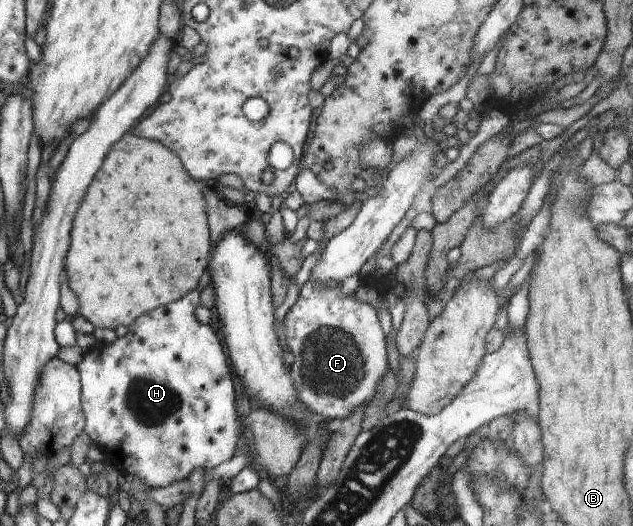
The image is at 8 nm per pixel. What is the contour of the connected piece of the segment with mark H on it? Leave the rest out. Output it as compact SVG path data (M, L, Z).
M196 288L196 291L190 291L188 295L184 295L178 301L142 314L136 322L127 327L128 332L124 337L117 338L111 344L94 343L90 349L84 352L81 363L77 365L81 374L82 407L86 407L86 435L106 454L107 461L111 461L126 473L132 473L134 477L138 477L142 483L146 483L151 488L167 487L175 481L182 481L182 479L187 483L189 475L196 468L212 469L230 461L238 453L236 452L238 439L243 434L243 422L236 413L236 401L234 400L236 399L234 391L238 387L232 379L233 374L228 361L226 361L222 343L216 333L210 329L210 326L200 323L196 317L196 307L200 305L200 293L201 291Z

